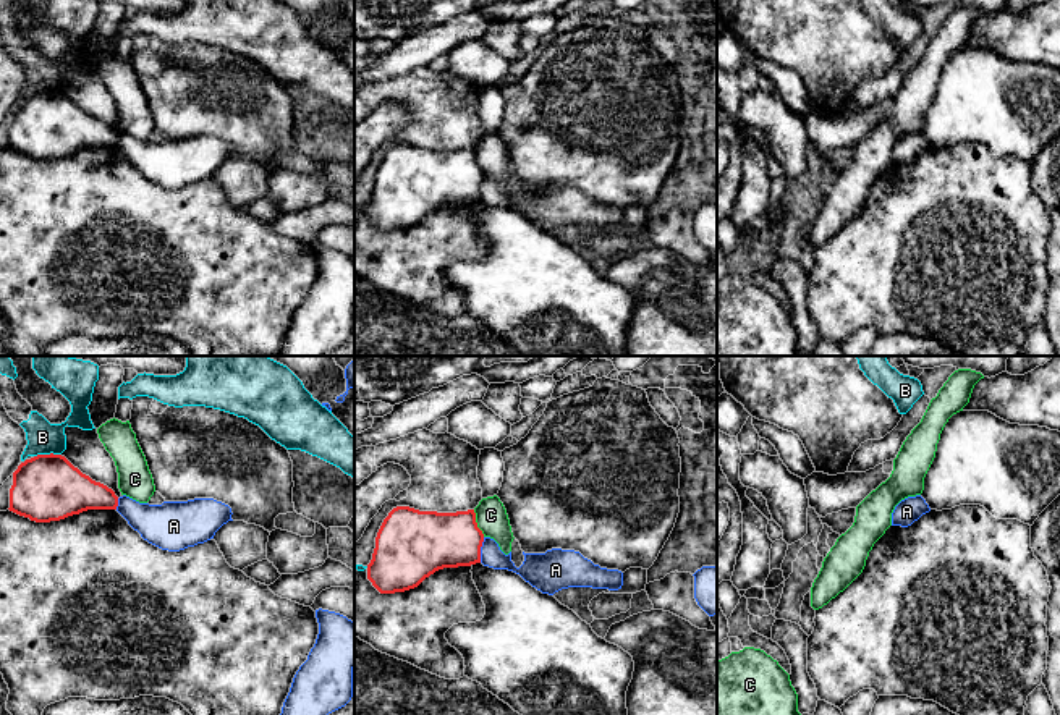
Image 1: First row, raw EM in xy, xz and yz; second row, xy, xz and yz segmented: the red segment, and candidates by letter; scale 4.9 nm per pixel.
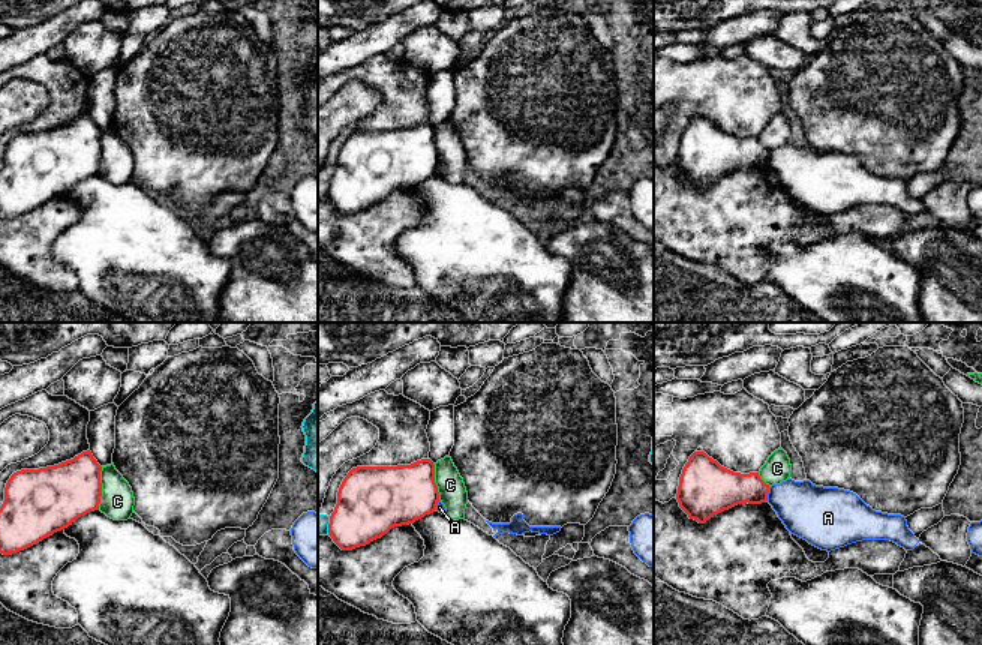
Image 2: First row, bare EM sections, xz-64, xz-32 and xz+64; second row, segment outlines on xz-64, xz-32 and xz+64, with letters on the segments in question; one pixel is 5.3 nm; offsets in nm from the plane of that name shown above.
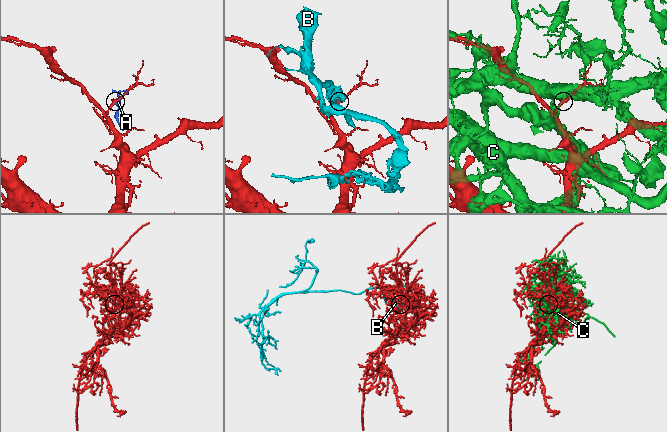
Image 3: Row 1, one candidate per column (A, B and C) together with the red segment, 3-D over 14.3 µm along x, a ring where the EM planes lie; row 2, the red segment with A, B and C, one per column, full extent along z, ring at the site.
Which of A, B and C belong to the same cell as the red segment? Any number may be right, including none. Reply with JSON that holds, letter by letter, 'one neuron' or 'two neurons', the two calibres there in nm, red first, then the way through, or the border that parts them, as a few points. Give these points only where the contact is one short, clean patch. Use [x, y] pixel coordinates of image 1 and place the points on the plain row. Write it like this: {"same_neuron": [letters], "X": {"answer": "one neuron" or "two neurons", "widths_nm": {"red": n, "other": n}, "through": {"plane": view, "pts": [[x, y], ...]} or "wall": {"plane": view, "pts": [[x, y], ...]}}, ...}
{"same_neuron": [], "A": {"answer": "two neurons", "widths_nm": {"red": 300, "other": 110}, "wall": {"plane": "xz", "pts": [[484, 175], [479, 199]]}}, "B": {"answer": "two neurons", "widths_nm": {"red": 340, "other": 160}}, "C": {"answer": "two neurons", "widths_nm": {"red": 300, "other": 160}}}

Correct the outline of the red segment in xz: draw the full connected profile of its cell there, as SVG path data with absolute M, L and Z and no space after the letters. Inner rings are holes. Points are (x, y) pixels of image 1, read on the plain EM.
M396 144L377 170L367 217L380 231L405 230L439 207L481 201L482 180L474 147L437 150Z

